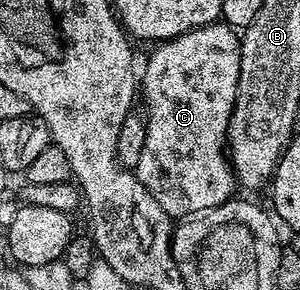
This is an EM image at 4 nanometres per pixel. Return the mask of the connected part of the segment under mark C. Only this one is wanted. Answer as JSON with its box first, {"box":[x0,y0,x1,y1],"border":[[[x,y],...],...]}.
{"box":[133,20,241,220],"border":[[[220,20],[176,38],[160,42],[141,66],[141,102],[145,111],[145,148],[141,160],[133,168],[139,183],[161,204],[172,219],[183,220],[188,216],[204,214],[230,202],[237,190],[235,172],[231,169],[228,154],[227,129],[233,116],[239,83],[239,44],[241,38],[232,27]]]}

